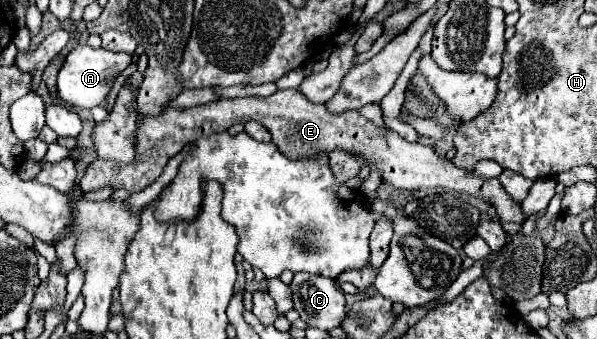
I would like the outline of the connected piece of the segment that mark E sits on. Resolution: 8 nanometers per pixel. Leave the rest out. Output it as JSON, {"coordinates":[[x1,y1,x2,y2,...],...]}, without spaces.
{"coordinates":[[277,90,269,98,253,98,253,96,233,98,233,100,223,98,223,100,209,102,203,106,193,106,193,108,167,108,165,114,161,114,161,118,149,118,149,122,139,124,137,128,139,150,129,170,121,170,117,164,103,162,97,158,81,178,81,188,89,192,95,188,103,188,107,184,117,186,119,182,125,180,127,190,141,192,161,176,165,164,177,152,181,152,181,148,187,142,191,142,199,134,217,134,237,122,245,124,249,120,261,122,271,132,273,144,289,158,309,158,311,154,317,154,317,152,333,152,335,148,341,148,351,154,361,154,367,166,375,164,383,172,383,180,395,188,401,188,401,190,445,188,459,194,469,194,489,202,495,208,501,222,519,222,519,224,525,222,521,204,515,202,503,190,497,178,479,178,471,170,455,168,451,160,439,156,435,150,421,144,411,144,403,140,399,134,395,134,393,130,377,128,375,124,365,120,357,110,347,110,339,116,333,116,329,114,329,110,325,110,323,104,313,104,305,100,297,90]]}

